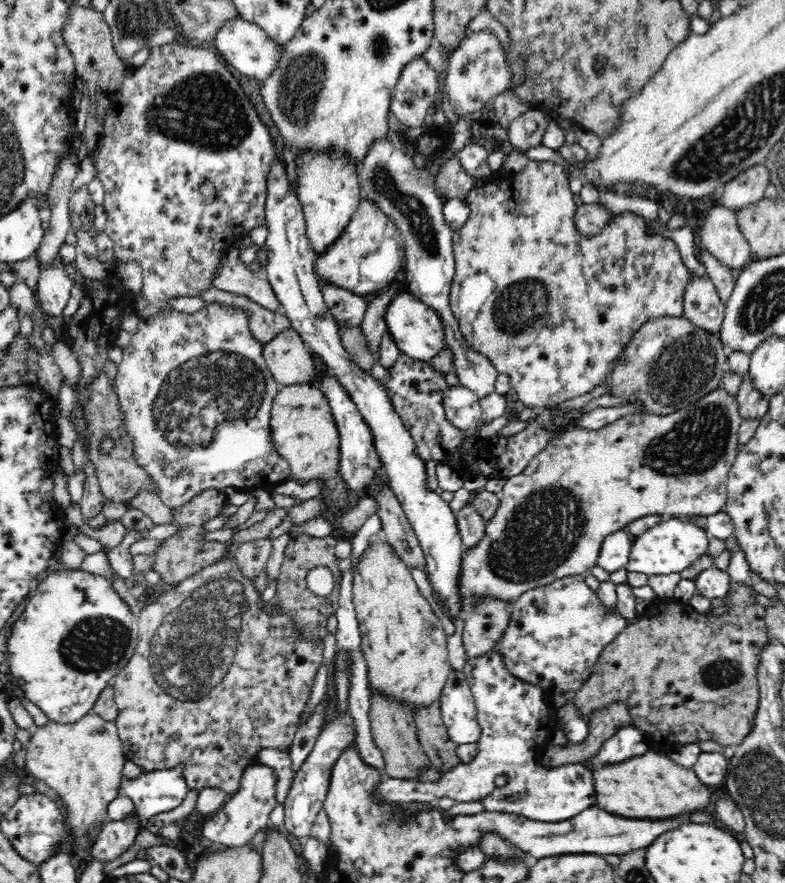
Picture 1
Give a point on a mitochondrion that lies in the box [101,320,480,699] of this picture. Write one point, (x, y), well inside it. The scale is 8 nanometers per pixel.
(211, 399)

